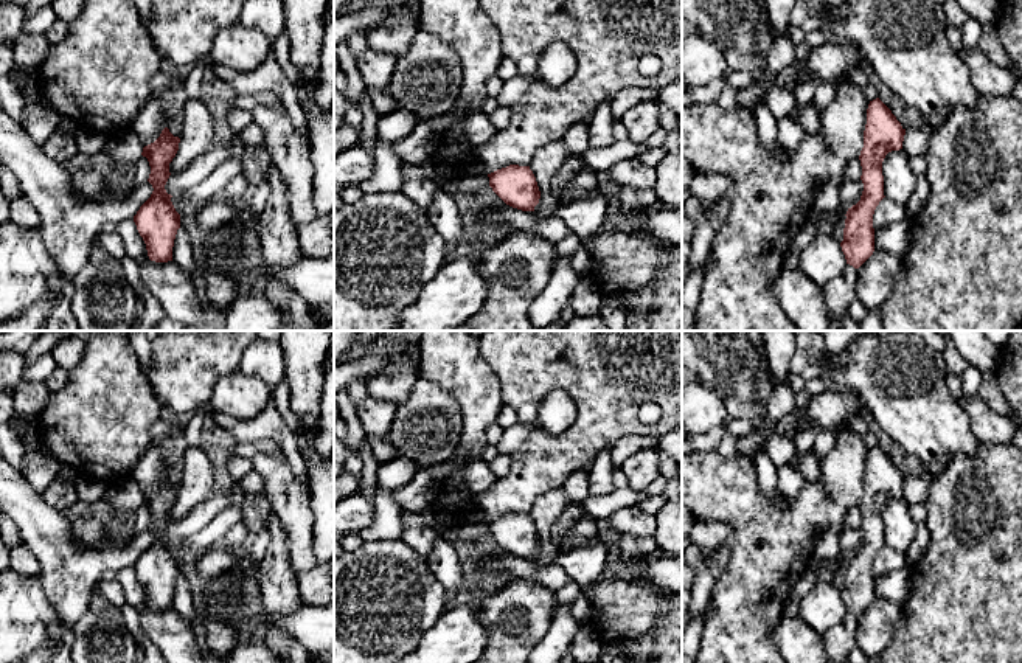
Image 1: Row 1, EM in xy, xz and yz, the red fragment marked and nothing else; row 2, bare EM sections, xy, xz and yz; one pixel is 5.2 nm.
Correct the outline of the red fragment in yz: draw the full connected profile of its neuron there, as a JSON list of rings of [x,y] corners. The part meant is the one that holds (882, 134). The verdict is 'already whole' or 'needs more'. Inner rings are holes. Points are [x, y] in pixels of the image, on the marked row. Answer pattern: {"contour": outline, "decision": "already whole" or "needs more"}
{"contour": [[[879,98],[870,101],[864,148],[859,155],[864,191],[860,200],[845,214],[843,241],[840,242],[846,267],[822,287],[828,317],[839,320],[842,331],[860,331],[860,325],[851,318],[848,309],[856,298],[857,269],[874,252],[873,214],[885,197],[882,161],[888,152],[902,149],[904,135],[906,129],[887,106]]], "decision": "needs more"}

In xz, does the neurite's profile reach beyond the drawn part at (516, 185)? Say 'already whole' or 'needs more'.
already whole

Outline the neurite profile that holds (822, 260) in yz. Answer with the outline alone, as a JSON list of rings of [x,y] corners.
[[[833,236],[815,238],[800,253],[798,269],[820,287],[840,275],[845,267],[840,242]]]

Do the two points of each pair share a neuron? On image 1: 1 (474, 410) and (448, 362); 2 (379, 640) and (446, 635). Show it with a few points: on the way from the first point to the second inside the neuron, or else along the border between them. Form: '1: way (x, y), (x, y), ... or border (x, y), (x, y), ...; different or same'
1: way (474, 398), (474, 388), (460, 374); same
2: border (446, 609), (417, 646); different

